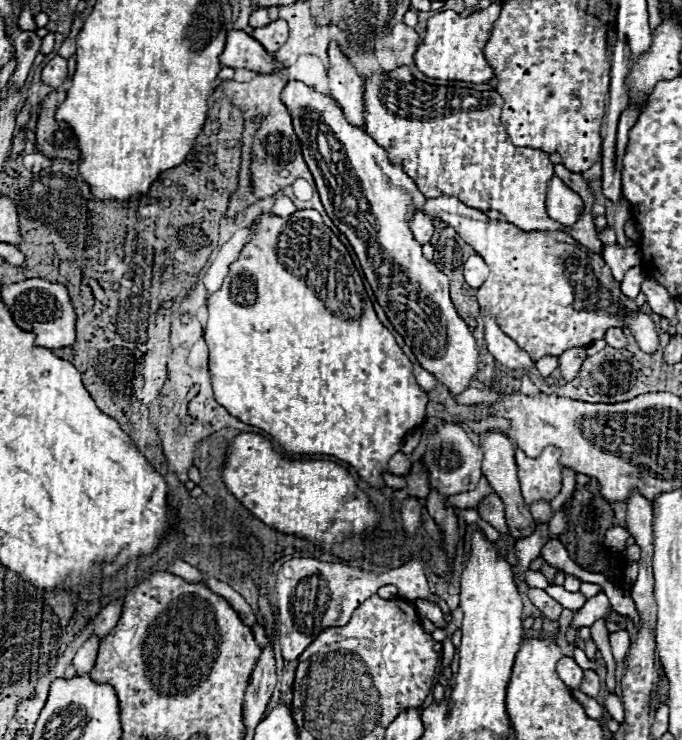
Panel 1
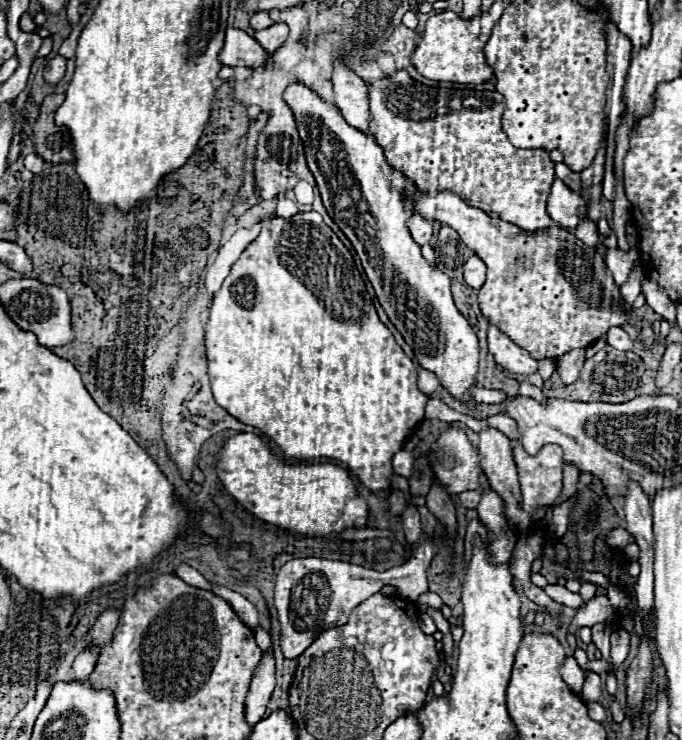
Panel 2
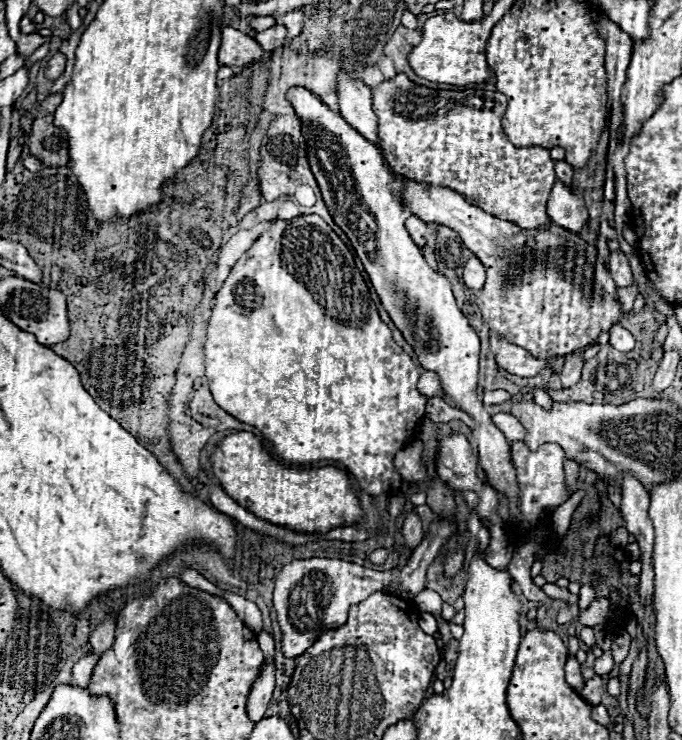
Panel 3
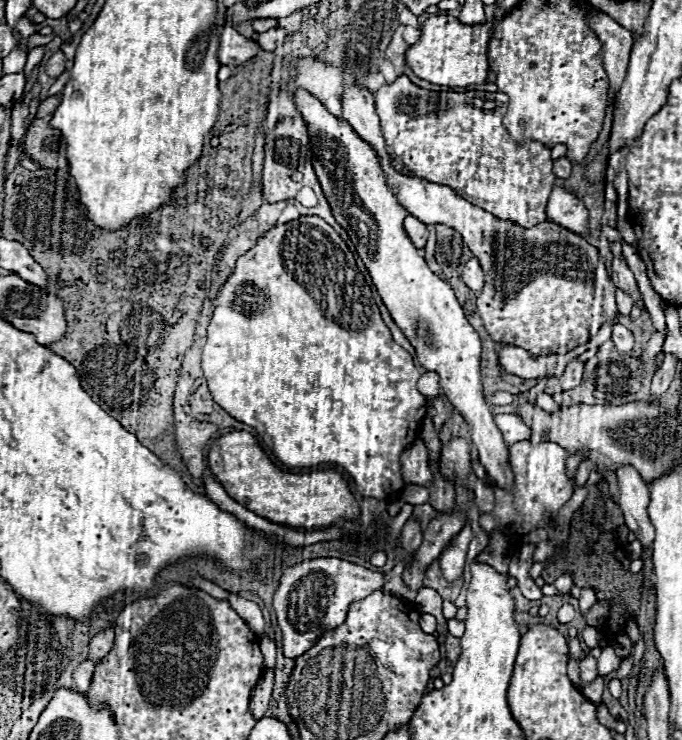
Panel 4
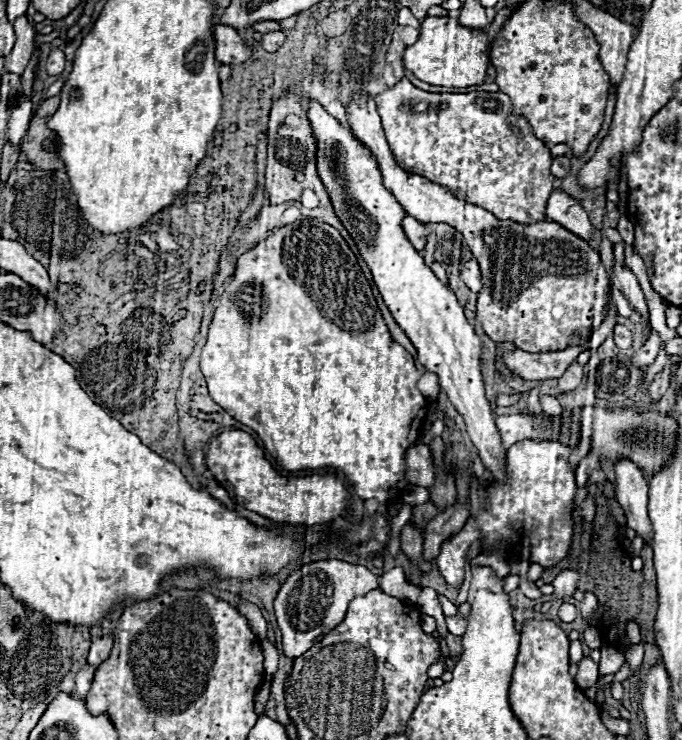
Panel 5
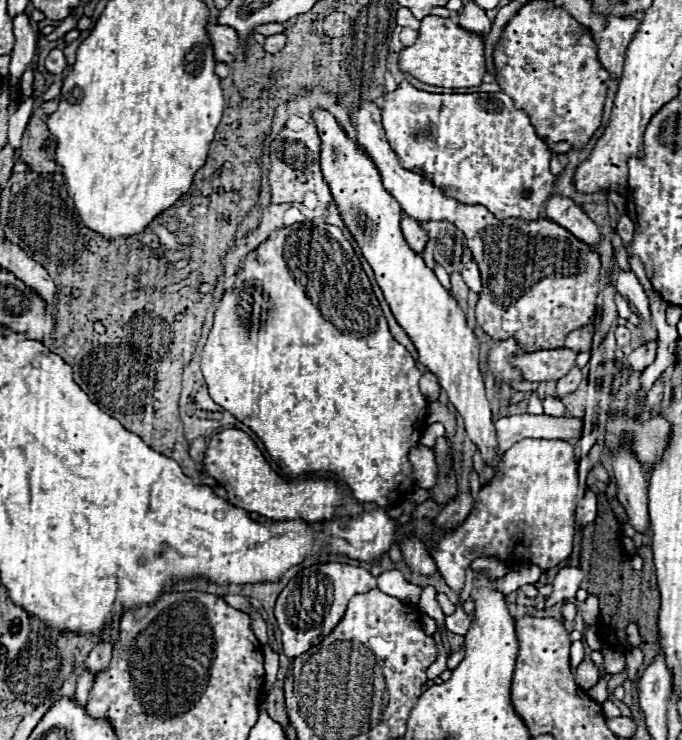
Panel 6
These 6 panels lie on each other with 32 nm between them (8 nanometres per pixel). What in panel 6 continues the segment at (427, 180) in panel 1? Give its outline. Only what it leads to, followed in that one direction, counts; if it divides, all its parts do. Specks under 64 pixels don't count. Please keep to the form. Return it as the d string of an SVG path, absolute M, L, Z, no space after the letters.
M404 80L394 92L382 96L382 124L392 150L402 160L402 166L418 172L434 186L442 188L446 196L462 204L484 206L498 220L540 218L542 204L550 198L556 180L550 172L550 148L542 138L538 138L526 112L516 108L508 94L430 94Z

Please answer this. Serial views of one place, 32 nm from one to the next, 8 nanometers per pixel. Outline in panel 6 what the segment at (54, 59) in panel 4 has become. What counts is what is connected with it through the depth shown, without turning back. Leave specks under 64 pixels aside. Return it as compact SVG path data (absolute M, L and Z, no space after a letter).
M54 48L46 58L46 70L50 74L60 74L60 72L64 72L64 68L66 68L66 58L64 58L62 50Z

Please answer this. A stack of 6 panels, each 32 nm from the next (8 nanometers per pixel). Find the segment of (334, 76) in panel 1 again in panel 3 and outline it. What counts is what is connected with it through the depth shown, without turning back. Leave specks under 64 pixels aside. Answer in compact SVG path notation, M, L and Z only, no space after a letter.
M340 72L338 76L338 104L344 120L356 128L366 140L376 144L382 152L378 138L378 118L372 110L372 92L362 82Z

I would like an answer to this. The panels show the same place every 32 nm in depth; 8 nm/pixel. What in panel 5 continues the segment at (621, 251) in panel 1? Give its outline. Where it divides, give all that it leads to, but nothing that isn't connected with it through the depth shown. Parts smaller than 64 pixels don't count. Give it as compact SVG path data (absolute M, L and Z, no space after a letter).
M618 262L614 264L614 272L610 274L610 280L612 280L612 286L616 290L620 290L628 300L630 300L630 306L634 310L640 312L640 316L648 318L648 306L646 306L646 298L644 298L644 292L640 290L640 284L636 280L636 276L628 270L628 268L622 268Z

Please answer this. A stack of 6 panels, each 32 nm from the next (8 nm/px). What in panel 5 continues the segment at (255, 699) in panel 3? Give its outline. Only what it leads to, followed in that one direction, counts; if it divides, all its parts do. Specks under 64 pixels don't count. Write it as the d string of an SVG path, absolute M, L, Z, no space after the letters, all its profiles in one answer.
M264 682L264 684L258 688L258 692L256 692L256 714L262 714L262 712L264 712L268 694L270 694L270 682Z

